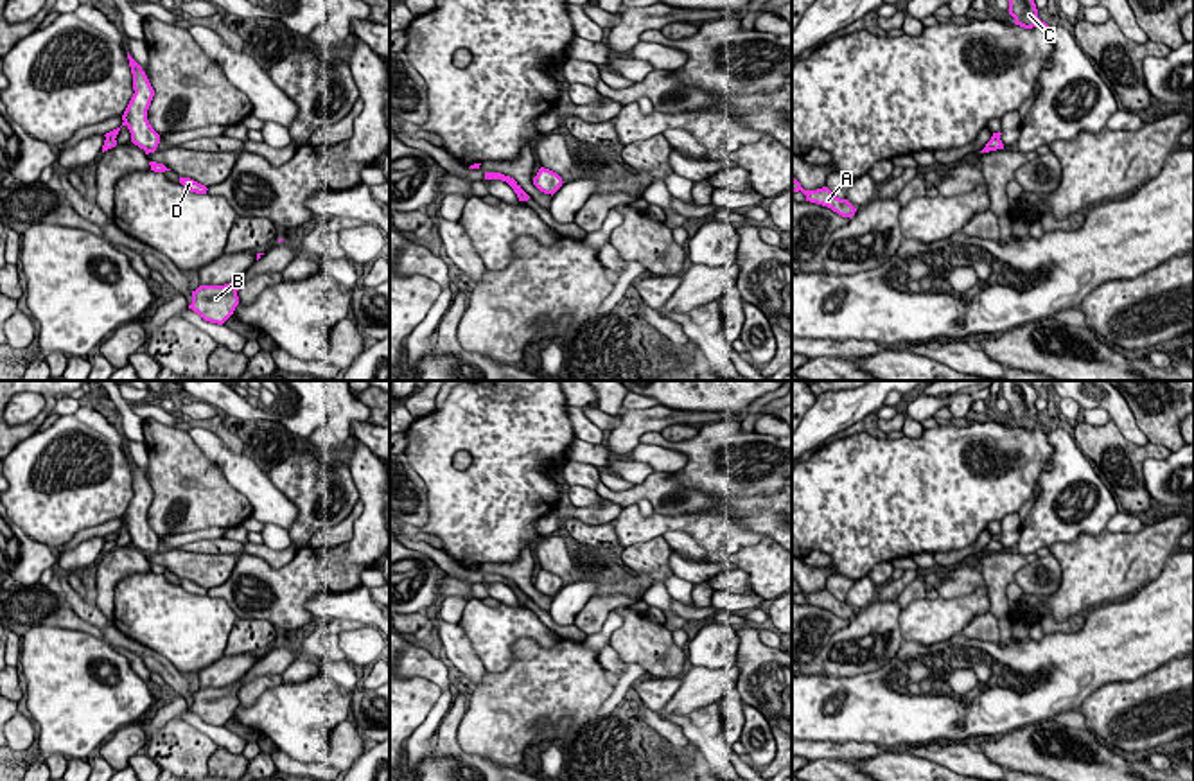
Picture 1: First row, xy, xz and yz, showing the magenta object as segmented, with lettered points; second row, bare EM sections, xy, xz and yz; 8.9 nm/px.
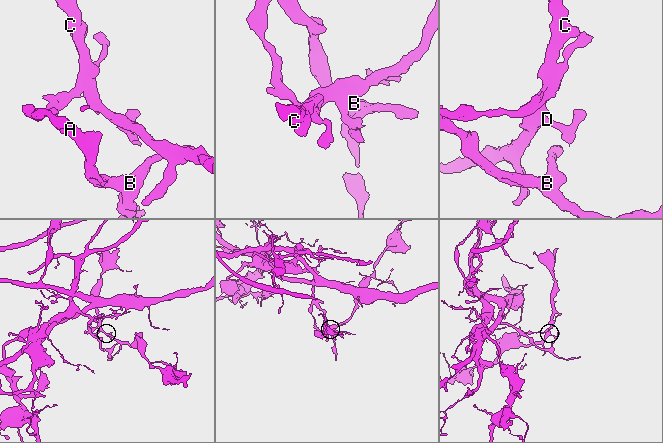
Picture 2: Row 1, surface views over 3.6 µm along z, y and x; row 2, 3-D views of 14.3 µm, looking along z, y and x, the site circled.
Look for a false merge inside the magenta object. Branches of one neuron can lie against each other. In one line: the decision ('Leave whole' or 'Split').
Split

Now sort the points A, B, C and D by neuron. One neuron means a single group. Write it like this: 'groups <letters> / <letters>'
groups A B / C D

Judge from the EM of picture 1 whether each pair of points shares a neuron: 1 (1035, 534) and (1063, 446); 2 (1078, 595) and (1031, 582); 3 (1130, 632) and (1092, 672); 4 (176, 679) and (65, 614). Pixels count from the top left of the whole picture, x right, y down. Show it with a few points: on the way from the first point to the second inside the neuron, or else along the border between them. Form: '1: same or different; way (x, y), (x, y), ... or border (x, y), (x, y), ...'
1: same; way (1044, 512), (1051, 483), (1063, 467)
2: different; border (1053, 553), (1060, 586), (1045, 596), (1024, 593)
3: same; way (1121, 641), (1099, 663)
4: different; border (70, 609), (94, 623), (105, 638)

